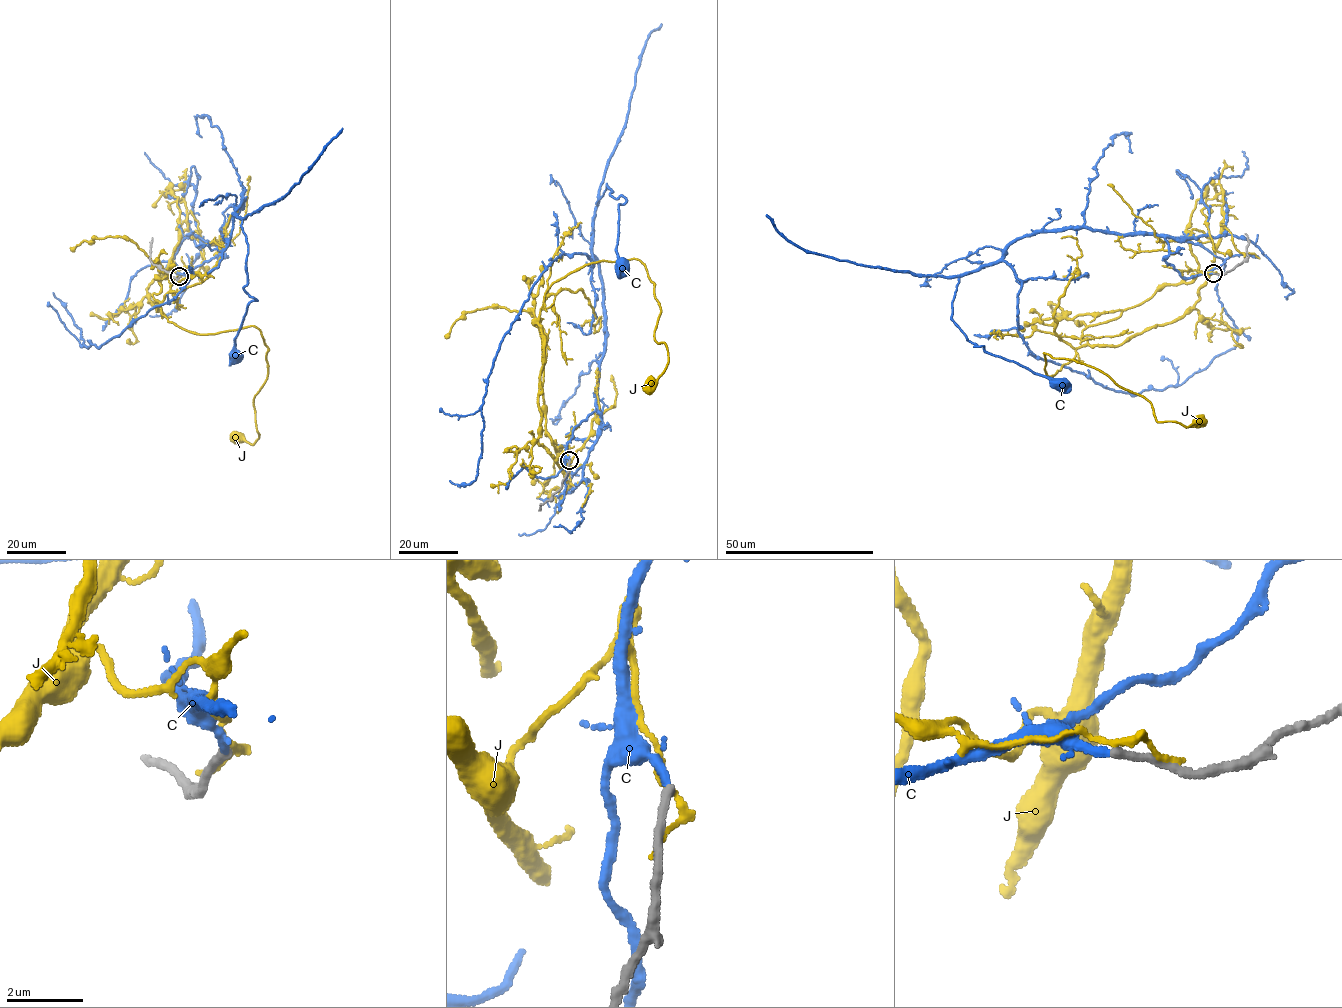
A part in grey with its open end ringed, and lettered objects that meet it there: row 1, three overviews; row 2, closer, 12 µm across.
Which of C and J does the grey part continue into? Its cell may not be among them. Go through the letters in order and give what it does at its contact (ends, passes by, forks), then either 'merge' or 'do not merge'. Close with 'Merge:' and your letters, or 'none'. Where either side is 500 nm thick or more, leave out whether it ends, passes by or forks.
C: it passes by; merge
J: it passes by; do not merge
Merge: C

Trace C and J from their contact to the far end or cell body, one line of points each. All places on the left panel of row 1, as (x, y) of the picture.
C: (179, 276), (219, 256), (221, 230), (245, 198), (234, 212), (248, 245), (243, 288), (257, 301), (235, 354)
J: (179, 276), (147, 289), (156, 311), (201, 334), (256, 326), (268, 349), (258, 438), (236, 435)

